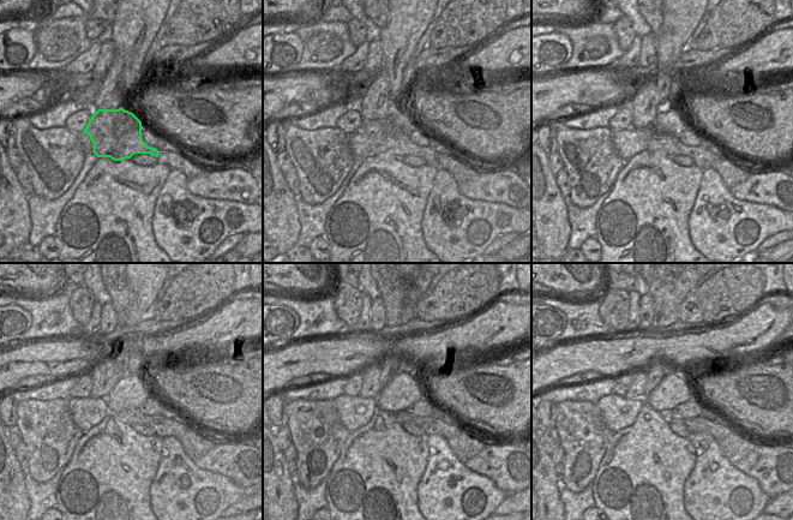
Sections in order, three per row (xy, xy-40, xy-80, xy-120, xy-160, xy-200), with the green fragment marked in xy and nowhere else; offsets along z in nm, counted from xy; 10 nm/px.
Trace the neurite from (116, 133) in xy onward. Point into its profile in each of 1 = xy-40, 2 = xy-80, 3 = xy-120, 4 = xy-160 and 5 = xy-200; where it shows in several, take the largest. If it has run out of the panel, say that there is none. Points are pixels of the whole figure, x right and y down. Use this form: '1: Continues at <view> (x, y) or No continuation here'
1: Continues at xy-40 (383, 136)
2: Continues at xy-80 (671, 145)
3: Continues at xy-120 (162, 426)
4: Continues at xy-160 (430, 425)
5: Continues at xy-200 (698, 424)

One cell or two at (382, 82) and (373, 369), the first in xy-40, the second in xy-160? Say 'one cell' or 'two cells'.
one cell

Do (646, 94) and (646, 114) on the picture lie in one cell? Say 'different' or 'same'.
same

